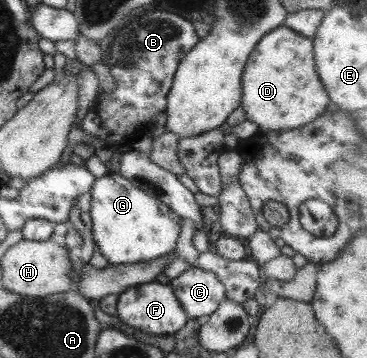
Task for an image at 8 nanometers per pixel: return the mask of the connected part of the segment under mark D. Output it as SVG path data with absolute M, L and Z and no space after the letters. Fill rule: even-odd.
M281 25L264 34L250 52L242 71L242 94L239 106L244 110L245 119L256 124L257 132L287 131L304 126L318 118L328 106L326 92L316 76L312 47L311 38L300 36L290 28Z

